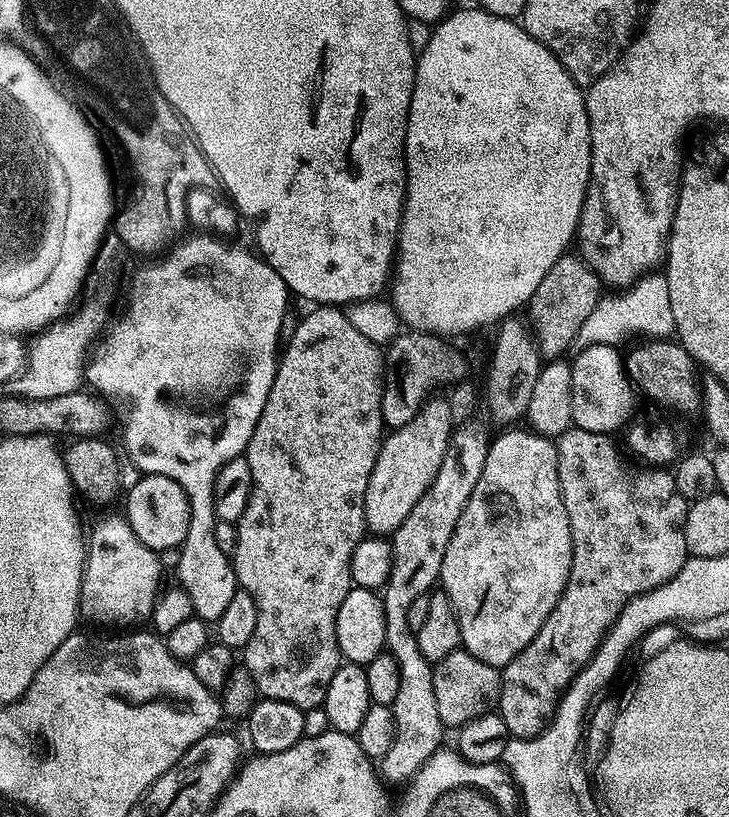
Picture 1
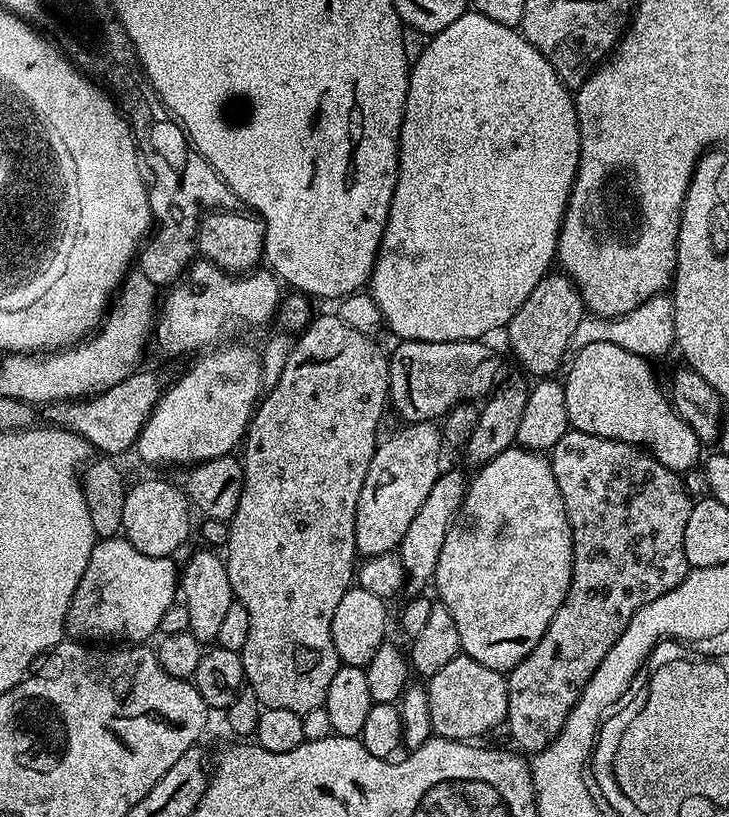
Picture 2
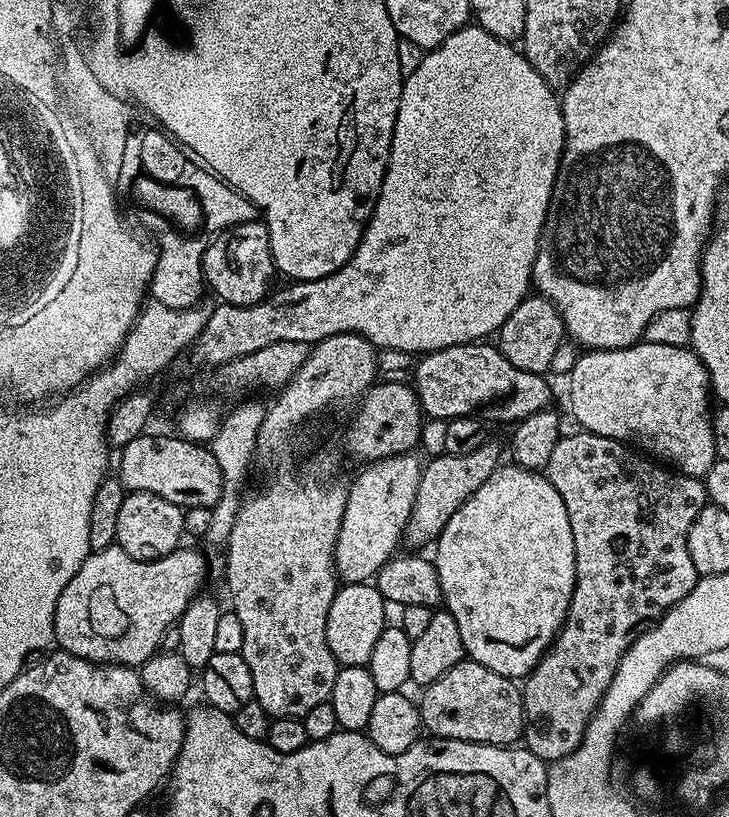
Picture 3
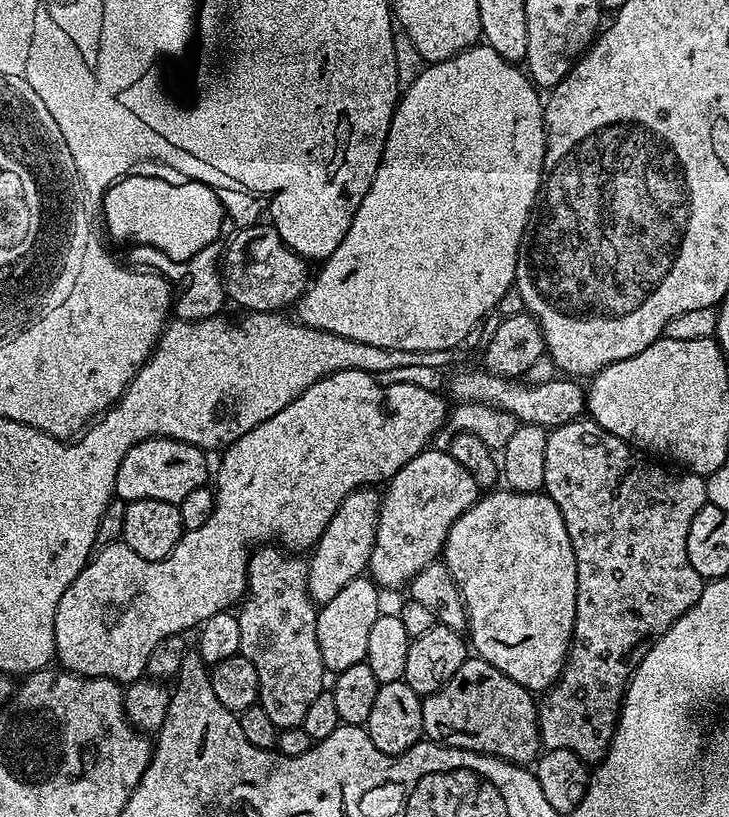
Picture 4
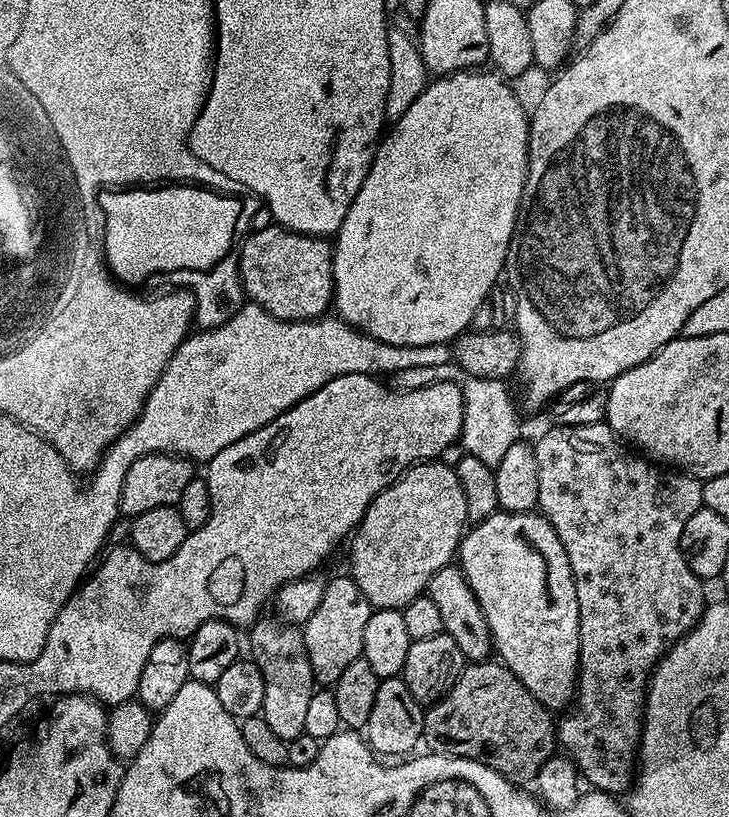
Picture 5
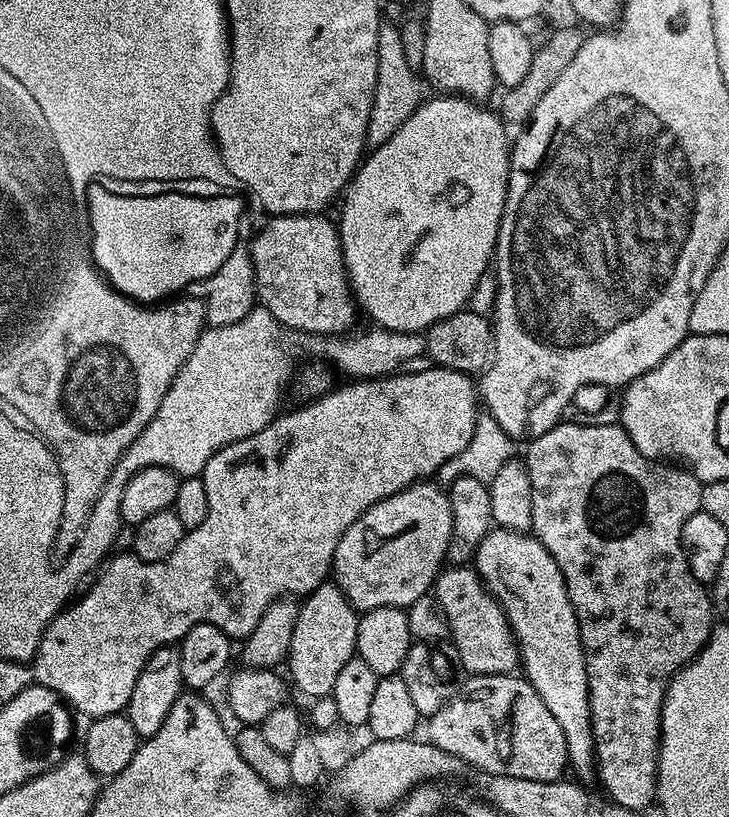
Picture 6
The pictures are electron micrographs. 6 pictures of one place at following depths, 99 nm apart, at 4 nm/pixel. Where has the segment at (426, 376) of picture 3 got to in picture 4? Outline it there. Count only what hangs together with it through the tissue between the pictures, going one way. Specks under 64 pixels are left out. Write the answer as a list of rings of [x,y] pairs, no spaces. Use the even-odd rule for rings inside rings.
[[[480,366],[477,368],[466,367],[452,372],[454,373],[452,376],[453,397],[451,396],[453,401],[462,404],[485,403],[503,412],[511,413],[521,424],[540,424],[549,430],[570,423],[585,411],[586,392],[583,387],[579,388],[576,385],[579,383],[575,379],[555,378],[543,381],[541,384],[526,384],[507,376],[496,376]]]

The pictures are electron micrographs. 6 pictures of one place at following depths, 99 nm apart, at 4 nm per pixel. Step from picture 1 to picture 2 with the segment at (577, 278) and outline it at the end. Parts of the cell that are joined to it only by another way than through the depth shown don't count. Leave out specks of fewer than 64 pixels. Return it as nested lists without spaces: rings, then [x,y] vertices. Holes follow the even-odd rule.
[[[549,274],[534,286],[534,290],[530,290],[530,298],[522,302],[512,321],[506,325],[508,344],[526,371],[533,372],[536,378],[555,377],[560,363],[562,368],[569,355],[568,346],[572,346],[576,339],[578,322],[582,322],[585,315],[580,289],[563,274]]]

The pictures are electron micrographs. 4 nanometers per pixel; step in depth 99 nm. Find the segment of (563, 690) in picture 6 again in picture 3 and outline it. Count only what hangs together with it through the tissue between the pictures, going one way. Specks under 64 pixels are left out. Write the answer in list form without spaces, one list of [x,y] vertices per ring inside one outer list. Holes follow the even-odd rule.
[[[515,466],[504,467],[497,467],[496,471],[490,474],[490,478],[486,478],[486,482],[482,482],[482,486],[478,486],[478,490],[474,490],[474,494],[470,494],[470,498],[464,500],[462,506],[458,506],[458,510],[454,510],[450,522],[446,522],[439,536],[435,537],[434,563],[440,589],[444,595],[443,607],[454,618],[454,622],[458,622],[458,630],[462,634],[462,646],[467,659],[486,666],[486,670],[494,670],[494,674],[502,674],[508,680],[520,682],[544,657],[544,653],[547,652],[553,640],[560,635],[560,628],[564,625],[576,585],[576,559],[574,558],[574,534],[570,530],[570,518],[566,514],[566,502],[562,502],[562,494],[554,490],[554,486],[548,481],[543,471],[531,472]]]

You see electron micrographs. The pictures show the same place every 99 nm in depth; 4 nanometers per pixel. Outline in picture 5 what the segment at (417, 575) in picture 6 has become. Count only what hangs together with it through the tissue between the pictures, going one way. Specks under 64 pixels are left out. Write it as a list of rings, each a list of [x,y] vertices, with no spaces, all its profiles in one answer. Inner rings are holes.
[[[421,462],[413,464],[404,475],[384,488],[372,499],[366,514],[360,519],[352,543],[352,580],[362,594],[377,608],[399,608],[403,610],[414,598],[425,595],[430,578],[438,570],[453,563],[464,539],[470,521],[466,514],[466,494],[462,494],[462,482],[458,482],[455,467],[443,462]]]

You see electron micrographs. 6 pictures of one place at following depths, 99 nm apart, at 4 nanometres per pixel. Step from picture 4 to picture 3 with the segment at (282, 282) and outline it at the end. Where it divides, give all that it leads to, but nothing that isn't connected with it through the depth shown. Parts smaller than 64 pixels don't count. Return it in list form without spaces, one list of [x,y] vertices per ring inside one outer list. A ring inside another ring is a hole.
[[[253,218],[245,224],[231,225],[230,230],[213,236],[209,242],[202,258],[202,270],[205,285],[217,301],[234,306],[250,306],[273,291],[272,276],[277,275],[277,270],[272,263],[272,243],[268,237],[270,228],[267,223],[259,224],[258,220]]]

